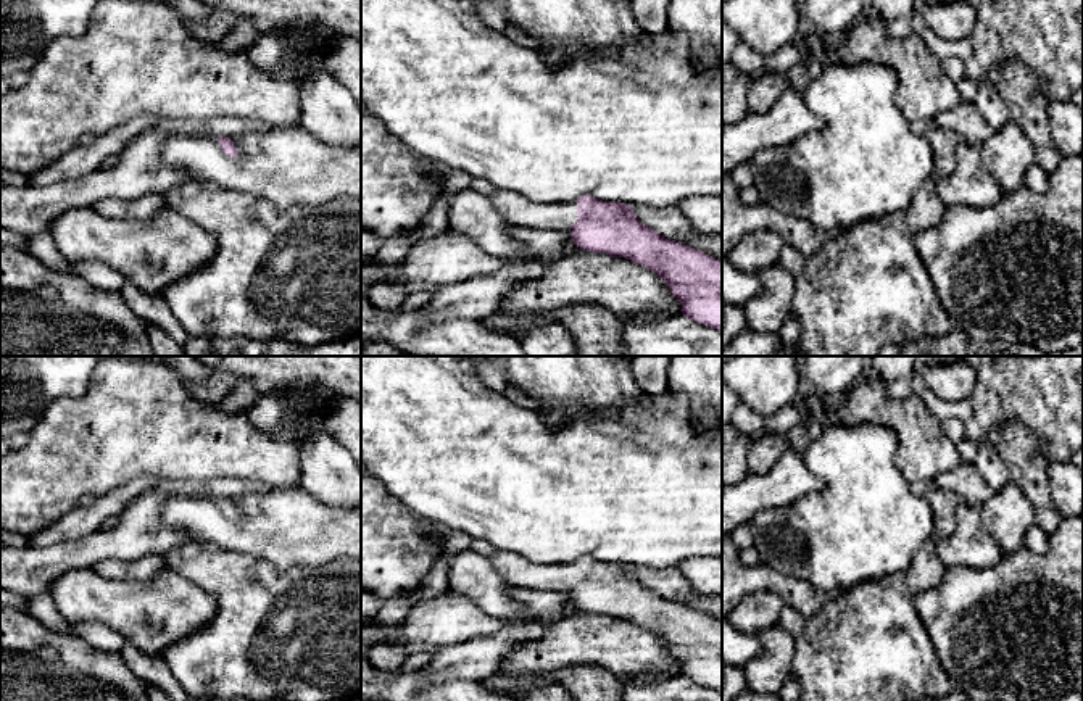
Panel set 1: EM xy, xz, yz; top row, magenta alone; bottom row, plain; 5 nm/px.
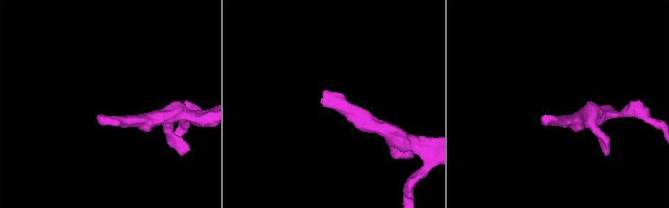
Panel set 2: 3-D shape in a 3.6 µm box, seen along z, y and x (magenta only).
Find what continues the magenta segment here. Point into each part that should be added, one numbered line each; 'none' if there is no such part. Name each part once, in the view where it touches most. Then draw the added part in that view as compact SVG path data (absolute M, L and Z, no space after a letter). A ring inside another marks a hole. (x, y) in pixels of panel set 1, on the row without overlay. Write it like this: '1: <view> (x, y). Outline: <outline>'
1: xz (518, 571). Outline: M496 551L490 561L496 572L516 588L571 593L579 580L577 561L537 564L509 551Z

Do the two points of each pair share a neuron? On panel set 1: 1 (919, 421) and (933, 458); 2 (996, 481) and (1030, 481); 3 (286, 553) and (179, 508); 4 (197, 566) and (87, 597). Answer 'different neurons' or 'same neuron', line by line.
1: same neuron
2: different neurons
3: same neuron
4: different neurons

